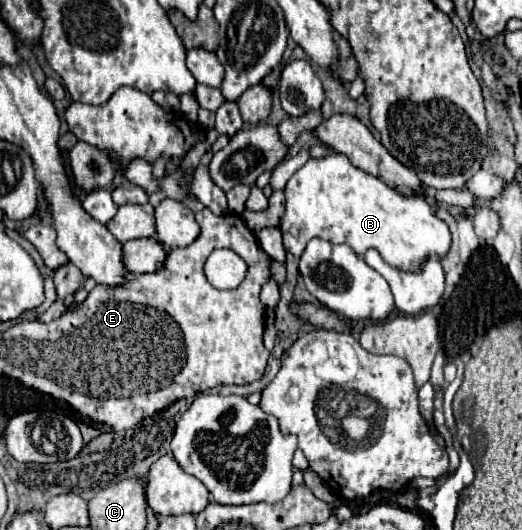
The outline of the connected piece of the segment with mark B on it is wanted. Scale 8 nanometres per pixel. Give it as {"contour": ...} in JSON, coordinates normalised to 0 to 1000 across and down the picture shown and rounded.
{"contour":[[[644,287],[621,298],[594,298],[552,340],[544,366],[548,366],[548,400],[544,400],[536,434],[544,445],[548,475],[563,479],[567,487],[582,475],[586,460],[602,445],[617,453],[632,453],[636,460],[667,460],[686,483],[697,483],[705,468],[720,468],[747,502],[759,502],[770,509],[797,509],[808,498],[812,483],[824,483],[824,479],[851,483],[862,468],[858,426],[835,411],[835,404],[828,400],[828,389],[808,370],[793,370],[793,374],[762,370],[762,362],[755,362],[732,340],[678,317],[663,294]]]}

